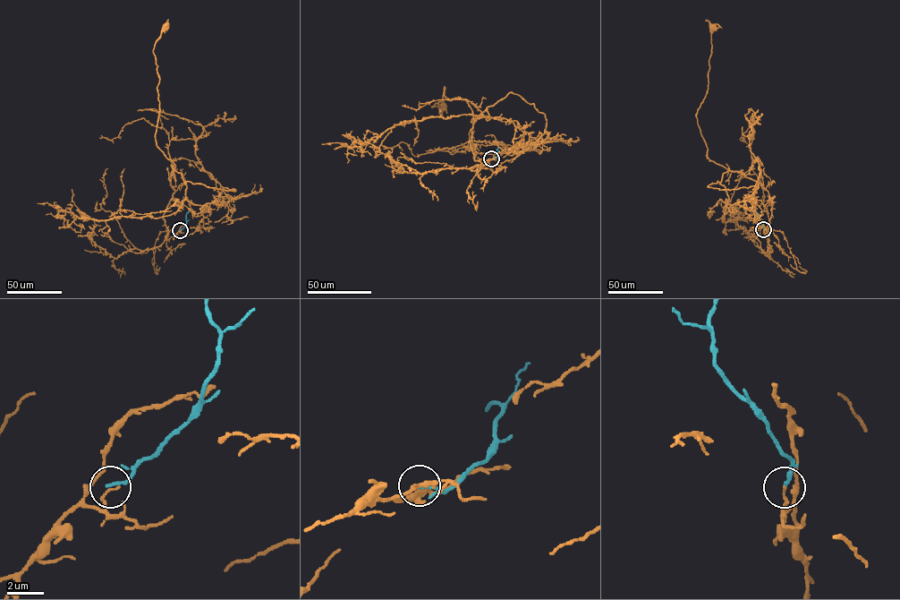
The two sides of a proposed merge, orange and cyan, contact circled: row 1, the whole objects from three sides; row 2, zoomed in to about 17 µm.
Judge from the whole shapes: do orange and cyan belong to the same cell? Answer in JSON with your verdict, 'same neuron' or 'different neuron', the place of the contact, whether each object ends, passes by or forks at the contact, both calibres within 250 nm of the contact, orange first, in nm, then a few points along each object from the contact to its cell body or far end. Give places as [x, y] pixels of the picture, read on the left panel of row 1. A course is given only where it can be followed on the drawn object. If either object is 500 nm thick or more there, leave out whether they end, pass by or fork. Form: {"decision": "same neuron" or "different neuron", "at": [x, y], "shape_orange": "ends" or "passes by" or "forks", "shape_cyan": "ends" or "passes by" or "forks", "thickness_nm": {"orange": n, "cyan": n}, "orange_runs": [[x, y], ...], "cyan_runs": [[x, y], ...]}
{"decision": "different neuron", "at": [180, 230], "shape_orange": "ends", "shape_cyan": "ends", "thickness_nm": {"orange": 140, "cyan": 200}, "orange_runs": [[180, 230], [165, 239], [175, 166], [155, 139], [153, 50], [165, 28]], "cyan_runs": [[180, 230], [186, 223], [189, 210]]}

